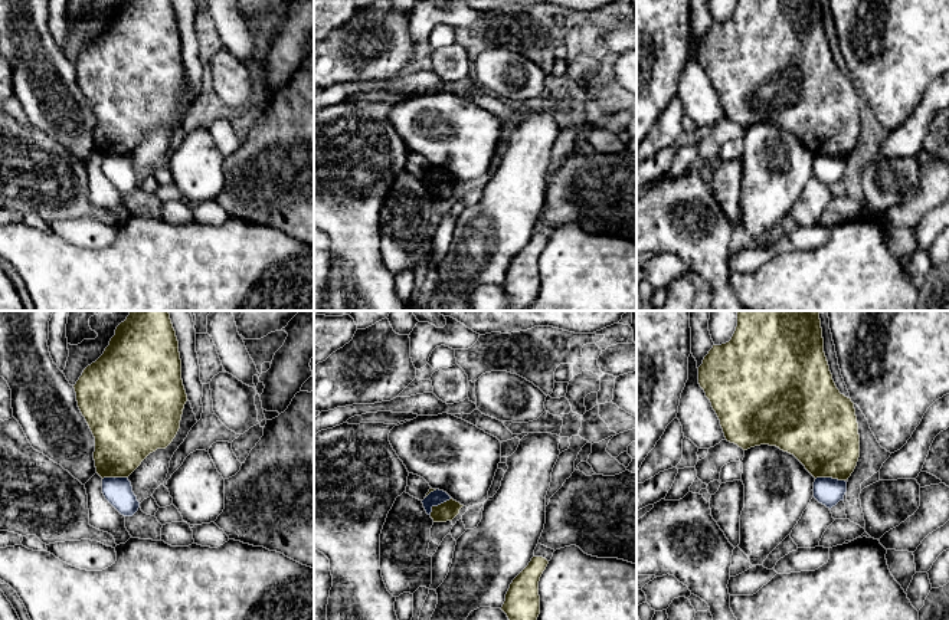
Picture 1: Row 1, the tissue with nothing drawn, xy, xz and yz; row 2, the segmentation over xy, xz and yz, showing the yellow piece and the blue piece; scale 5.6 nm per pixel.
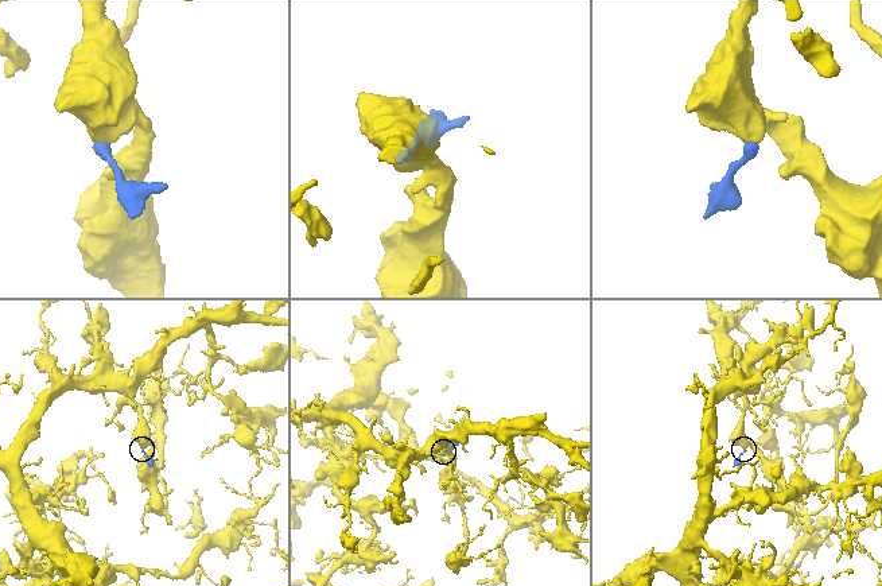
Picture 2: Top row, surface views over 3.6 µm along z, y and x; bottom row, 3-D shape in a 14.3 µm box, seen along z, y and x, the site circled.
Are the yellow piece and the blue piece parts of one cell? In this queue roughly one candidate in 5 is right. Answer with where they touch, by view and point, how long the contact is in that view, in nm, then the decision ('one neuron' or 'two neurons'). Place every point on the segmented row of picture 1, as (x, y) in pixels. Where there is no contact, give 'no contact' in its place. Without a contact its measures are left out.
meets yellow in yz at (830, 476); contact 170 nm long; two neurons

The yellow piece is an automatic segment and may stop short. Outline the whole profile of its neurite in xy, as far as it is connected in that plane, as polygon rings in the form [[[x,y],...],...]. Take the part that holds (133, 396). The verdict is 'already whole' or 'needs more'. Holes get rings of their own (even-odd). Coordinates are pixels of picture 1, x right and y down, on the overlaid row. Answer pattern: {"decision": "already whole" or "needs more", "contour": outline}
{"decision": "already whole", "contour": [[[130,311],[104,354],[84,370],[73,388],[95,437],[94,460],[102,479],[128,478],[150,453],[166,449],[180,429],[187,401],[168,311]]]}

